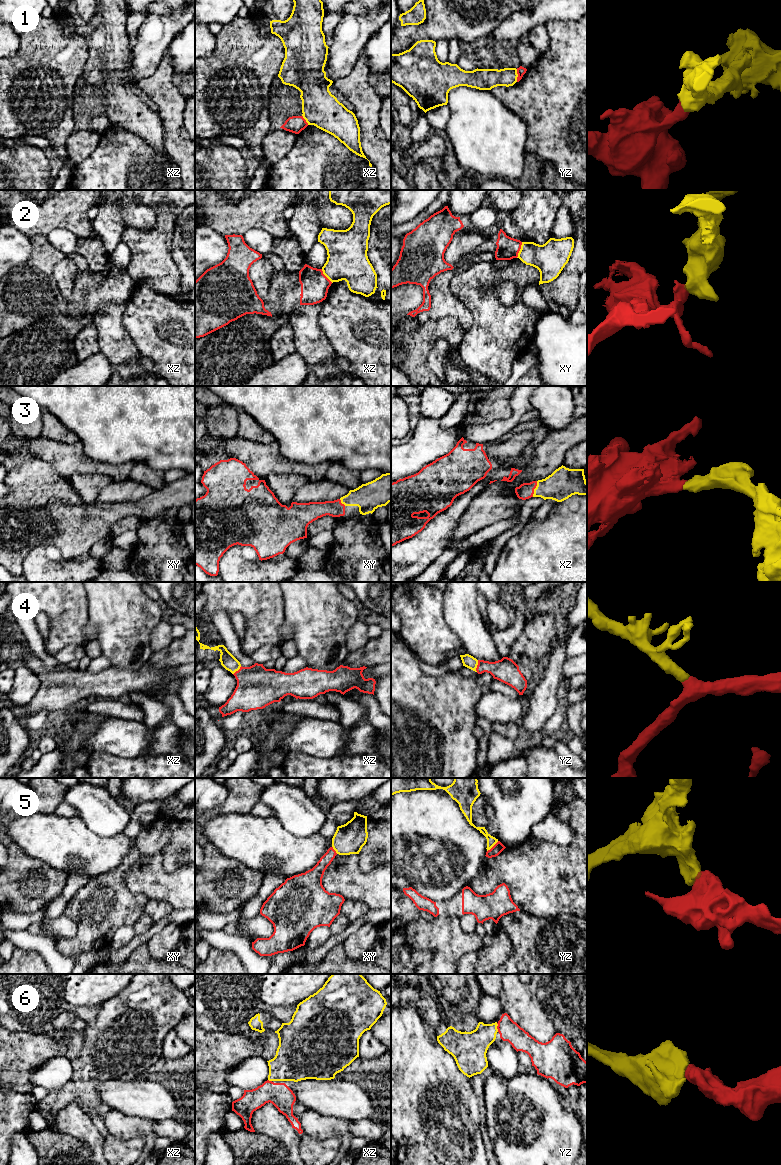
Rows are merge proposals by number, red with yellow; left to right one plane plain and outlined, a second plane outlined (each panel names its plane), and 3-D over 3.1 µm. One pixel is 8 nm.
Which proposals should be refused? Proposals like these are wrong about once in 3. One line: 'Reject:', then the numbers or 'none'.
Reject: 1, 2, 5

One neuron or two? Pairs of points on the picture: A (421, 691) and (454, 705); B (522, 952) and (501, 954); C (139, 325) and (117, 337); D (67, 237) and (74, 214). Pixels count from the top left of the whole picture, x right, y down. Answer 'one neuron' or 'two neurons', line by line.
A: one neuron
B: two neurons
C: two neurons
D: two neurons

